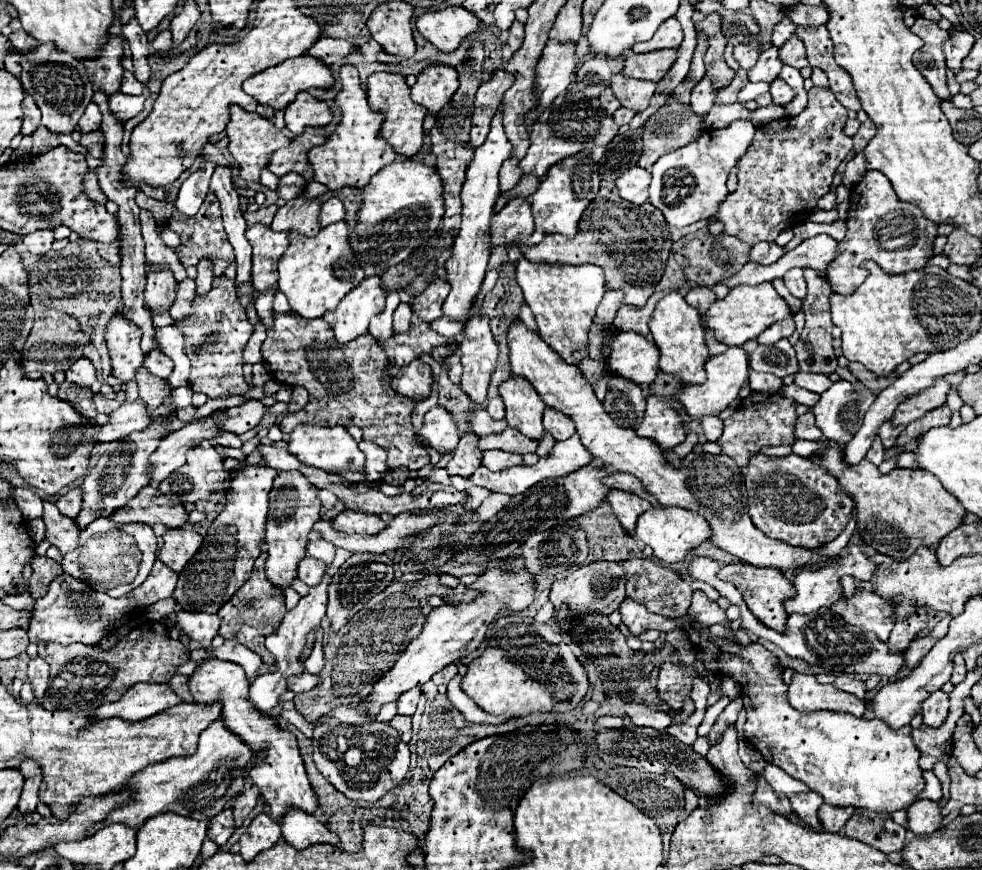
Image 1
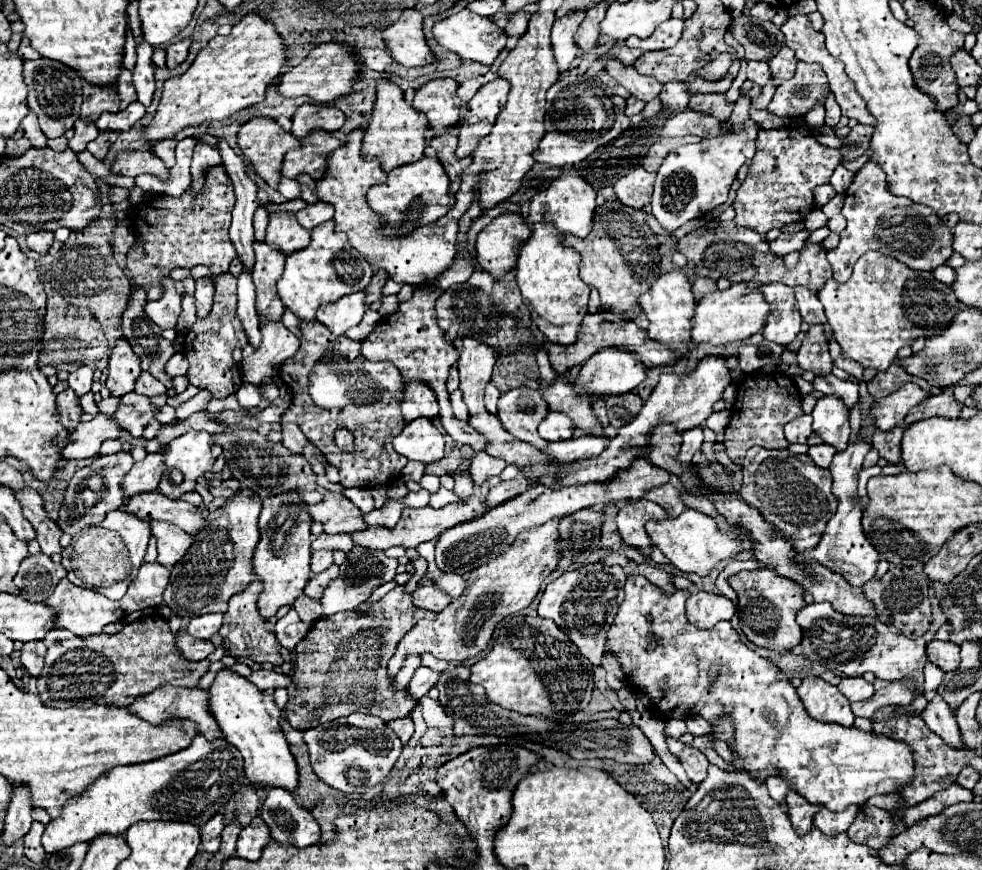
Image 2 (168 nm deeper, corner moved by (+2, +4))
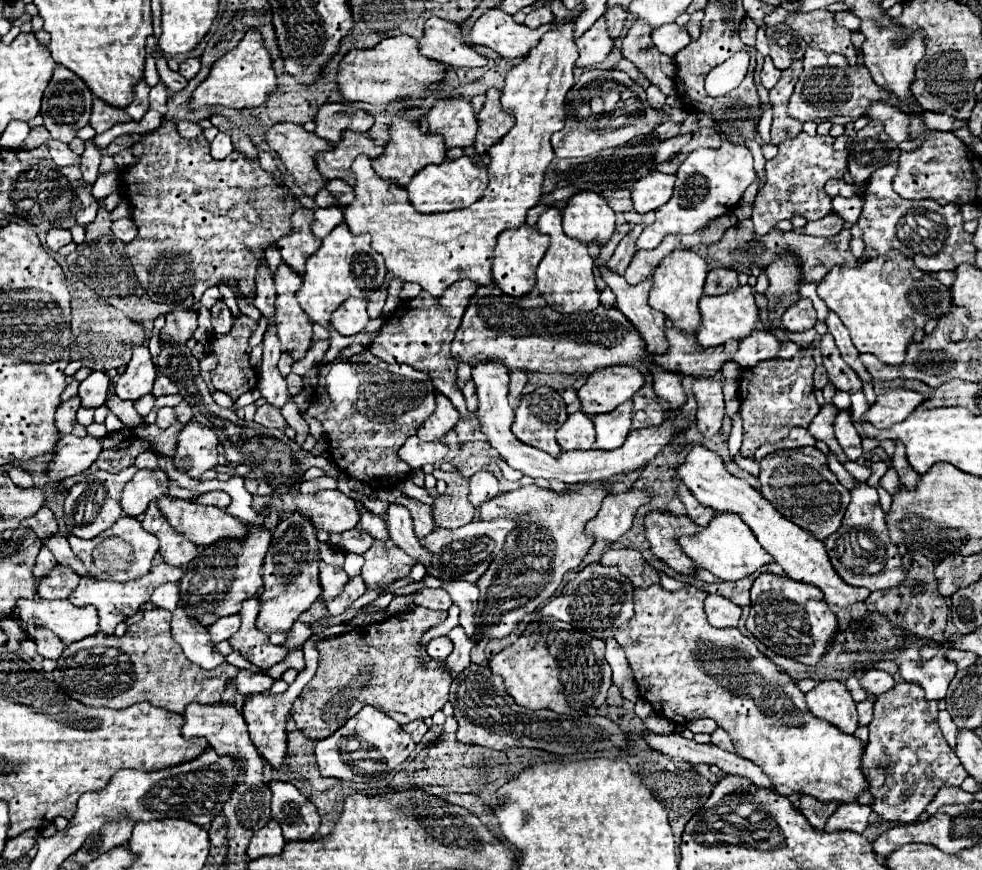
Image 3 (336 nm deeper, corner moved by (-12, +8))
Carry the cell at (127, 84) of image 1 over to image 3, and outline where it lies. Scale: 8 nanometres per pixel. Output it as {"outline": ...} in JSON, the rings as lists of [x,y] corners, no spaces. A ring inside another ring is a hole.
{"outline":[[[140,80],[140,82],[136,82],[138,86],[134,88],[134,100],[132,100],[132,104],[128,104],[126,106],[126,112],[134,118],[134,120],[140,120],[142,116],[144,116],[144,112],[148,110],[148,90],[150,90],[150,86],[144,82],[144,80]]]}

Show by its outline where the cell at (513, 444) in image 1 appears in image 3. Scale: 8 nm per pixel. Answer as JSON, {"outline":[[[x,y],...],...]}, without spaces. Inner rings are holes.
{"outline":[[[458,280],[450,288],[444,290],[442,296],[434,298],[428,292],[420,292],[414,300],[404,300],[398,304],[398,308],[388,316],[384,322],[380,334],[376,340],[368,346],[368,350],[378,356],[380,360],[394,364],[410,364],[412,368],[426,372],[432,378],[432,384],[436,386],[438,392],[442,392],[454,408],[458,406],[458,412],[462,418],[468,418],[470,412],[466,410],[466,400],[462,396],[456,396],[458,386],[456,386],[456,370],[458,370],[458,360],[450,352],[450,344],[454,340],[454,332],[460,324],[462,312],[466,310],[466,304],[474,292],[474,282],[470,280]]]}

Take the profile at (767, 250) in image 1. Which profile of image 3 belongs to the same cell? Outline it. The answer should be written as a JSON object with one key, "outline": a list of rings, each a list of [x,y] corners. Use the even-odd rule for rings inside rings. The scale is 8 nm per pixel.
{"outline":[[[828,214],[822,220],[808,222],[800,232],[802,234],[812,234],[812,236],[834,236],[842,230],[842,226],[844,226],[844,220],[840,216]]]}

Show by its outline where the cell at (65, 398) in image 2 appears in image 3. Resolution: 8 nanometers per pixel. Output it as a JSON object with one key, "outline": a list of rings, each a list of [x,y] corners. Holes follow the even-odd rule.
{"outline":[[[72,396],[70,400],[62,402],[56,408],[56,426],[62,434],[74,434],[74,436],[86,436],[86,426],[76,422],[76,410],[80,408],[78,396]]]}

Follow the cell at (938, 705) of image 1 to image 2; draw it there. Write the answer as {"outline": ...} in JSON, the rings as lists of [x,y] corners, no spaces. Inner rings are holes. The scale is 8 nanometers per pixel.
{"outline":[[[938,694],[934,696],[934,700],[926,706],[926,710],[920,716],[928,724],[928,728],[944,740],[944,744],[948,744],[950,748],[956,748],[956,750],[964,748],[954,712],[948,708],[948,704]]]}

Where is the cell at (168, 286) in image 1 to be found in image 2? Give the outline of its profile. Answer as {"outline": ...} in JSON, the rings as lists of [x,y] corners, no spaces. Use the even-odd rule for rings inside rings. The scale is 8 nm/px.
{"outline":[[[168,278],[168,280],[164,280],[164,296],[160,300],[156,300],[156,302],[148,302],[144,306],[144,312],[162,330],[174,328],[176,326],[176,320],[178,320],[178,316],[182,312],[180,300],[182,300],[182,296],[176,292],[174,280]]]}

